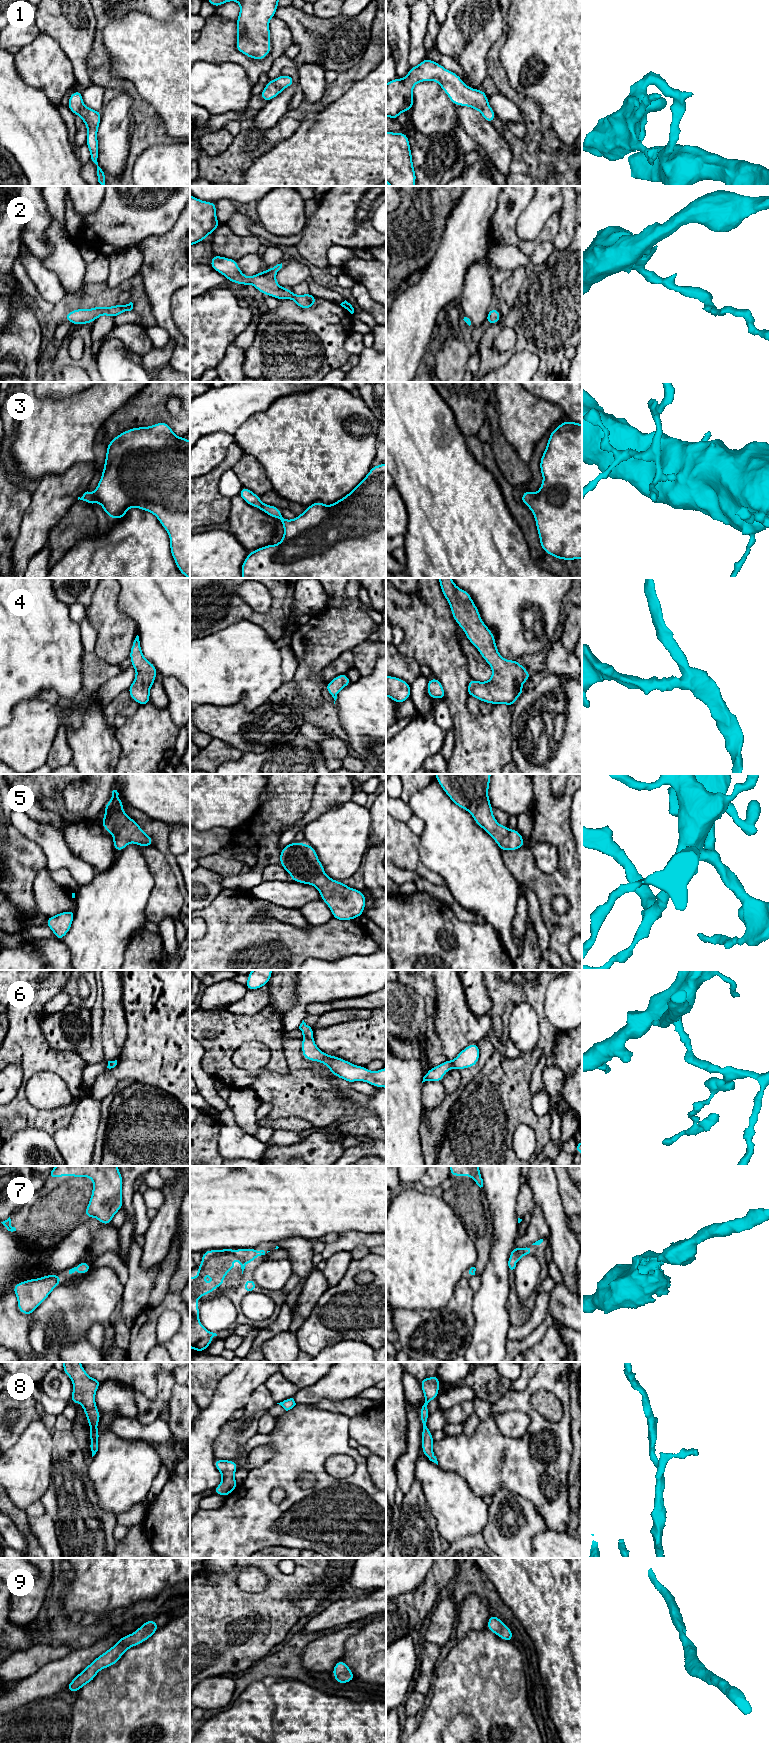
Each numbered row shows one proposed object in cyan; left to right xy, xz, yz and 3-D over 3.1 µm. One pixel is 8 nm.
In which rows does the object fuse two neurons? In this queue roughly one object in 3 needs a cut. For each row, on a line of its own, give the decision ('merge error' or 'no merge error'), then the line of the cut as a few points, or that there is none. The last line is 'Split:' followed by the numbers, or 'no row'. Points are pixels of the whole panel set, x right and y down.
1: no merge error | no cut
2: no merge error | no cut
3: no merge error | no cut
4: no merge error | no cut
5: no merge error | no cut
6: no merge error | no cut
7: no merge error | no cut
8: no merge error | no cut
9: no merge error | no cut
Split: no row

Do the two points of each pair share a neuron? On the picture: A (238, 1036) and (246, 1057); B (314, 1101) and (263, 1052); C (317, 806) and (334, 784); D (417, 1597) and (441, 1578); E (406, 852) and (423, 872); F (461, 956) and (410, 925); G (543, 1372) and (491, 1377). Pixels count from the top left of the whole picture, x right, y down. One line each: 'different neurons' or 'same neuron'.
A: different neurons
B: same neuron
C: same neuron
D: same neuron
E: same neuron
F: same neuron
G: different neurons

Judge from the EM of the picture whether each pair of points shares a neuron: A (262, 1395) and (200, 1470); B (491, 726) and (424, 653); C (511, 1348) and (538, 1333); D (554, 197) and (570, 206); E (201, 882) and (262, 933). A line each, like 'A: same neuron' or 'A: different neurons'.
A: different neurons
B: same neuron
C: same neuron
D: different neurons
E: different neurons

